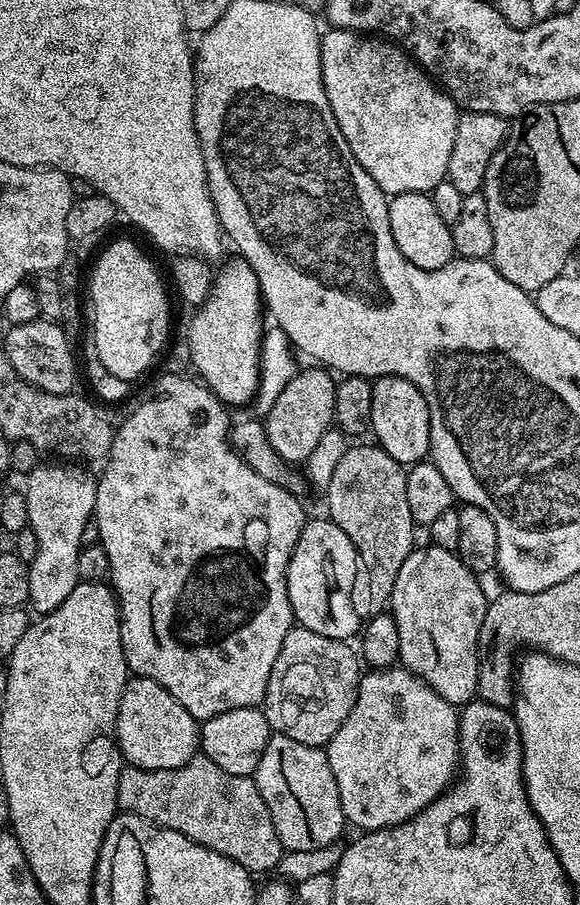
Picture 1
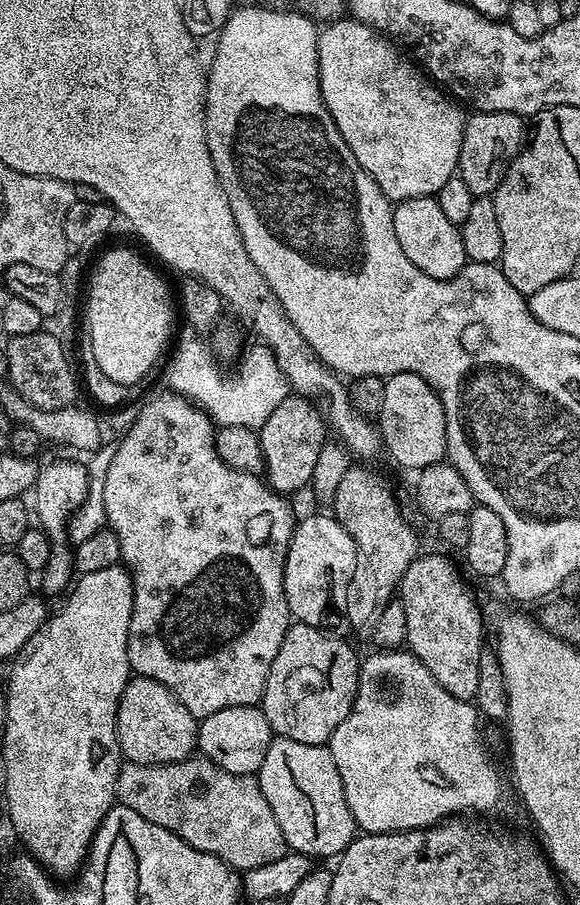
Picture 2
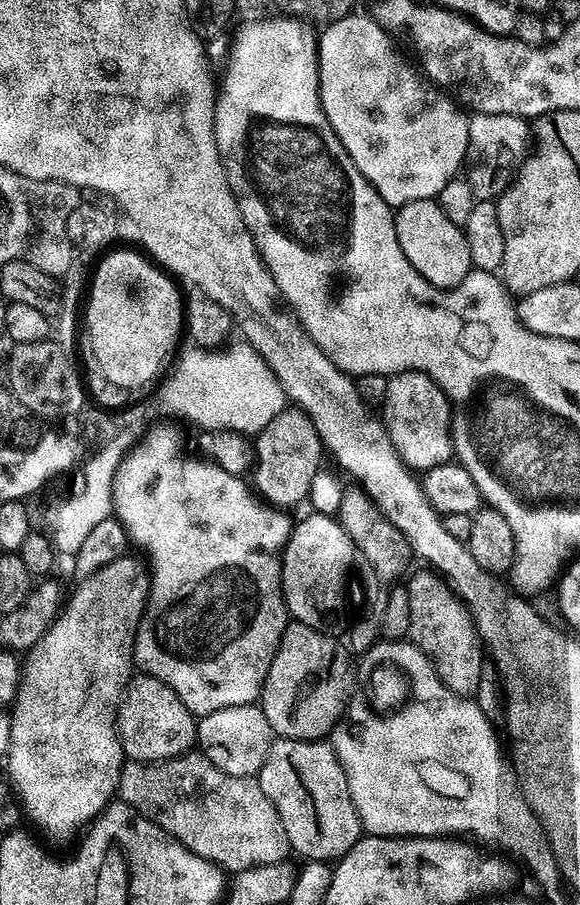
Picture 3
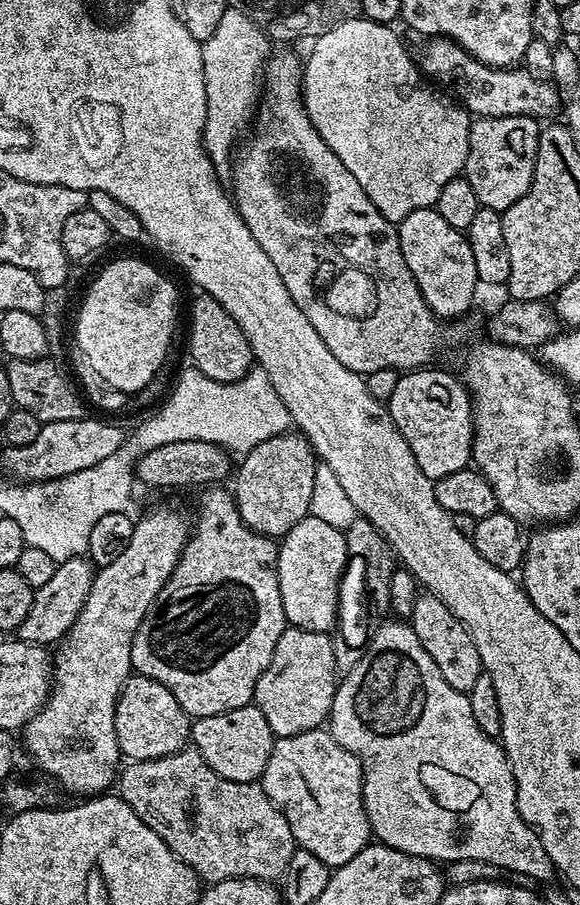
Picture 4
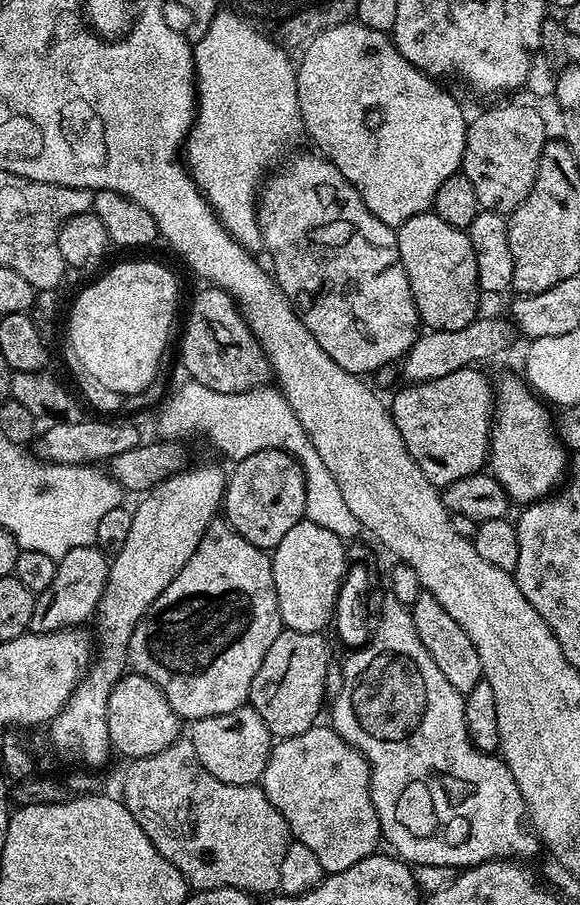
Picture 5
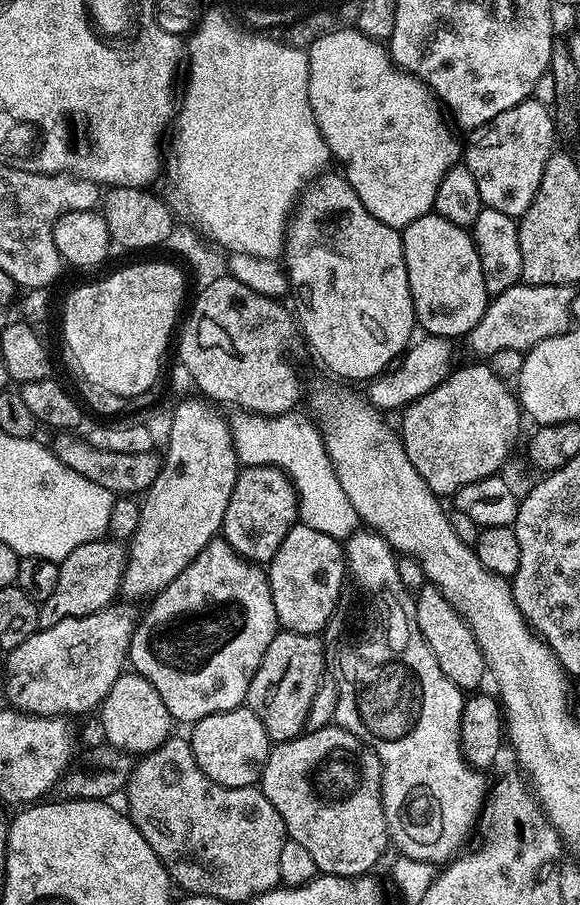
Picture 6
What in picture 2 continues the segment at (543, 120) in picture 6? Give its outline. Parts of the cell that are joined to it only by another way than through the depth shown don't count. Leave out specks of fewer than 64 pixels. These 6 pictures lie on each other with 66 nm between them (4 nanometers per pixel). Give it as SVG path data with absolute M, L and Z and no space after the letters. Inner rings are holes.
M473 111L464 121L462 150L458 174L472 195L492 196L500 184L502 170L507 168L526 140L526 124L515 112L477 112Z

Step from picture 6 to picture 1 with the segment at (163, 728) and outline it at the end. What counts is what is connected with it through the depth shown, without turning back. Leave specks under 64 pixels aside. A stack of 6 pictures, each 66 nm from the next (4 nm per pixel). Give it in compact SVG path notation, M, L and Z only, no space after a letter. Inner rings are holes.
M132 676L128 685L122 690L122 702L118 706L118 718L116 719L116 745L120 747L121 757L133 768L145 768L146 770L170 770L190 762L197 755L200 746L200 724L158 682L150 678Z

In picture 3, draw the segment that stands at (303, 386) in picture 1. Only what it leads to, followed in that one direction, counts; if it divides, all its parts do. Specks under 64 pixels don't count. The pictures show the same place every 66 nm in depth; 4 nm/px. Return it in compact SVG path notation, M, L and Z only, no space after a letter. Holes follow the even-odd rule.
M295 406L285 407L278 418L274 418L274 422L266 425L255 437L251 483L261 501L277 510L292 510L290 508L295 504L303 500L305 503L311 497L312 489L321 475L320 459L325 459L325 456L326 449L320 441L318 430L314 430L314 424L306 413Z

